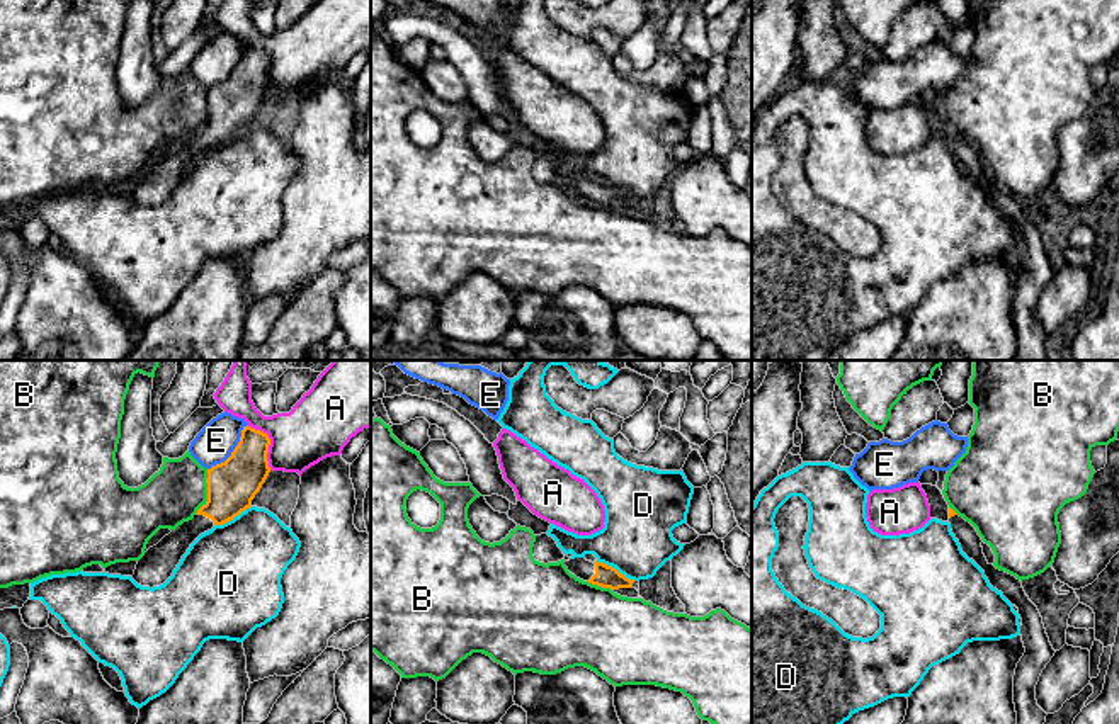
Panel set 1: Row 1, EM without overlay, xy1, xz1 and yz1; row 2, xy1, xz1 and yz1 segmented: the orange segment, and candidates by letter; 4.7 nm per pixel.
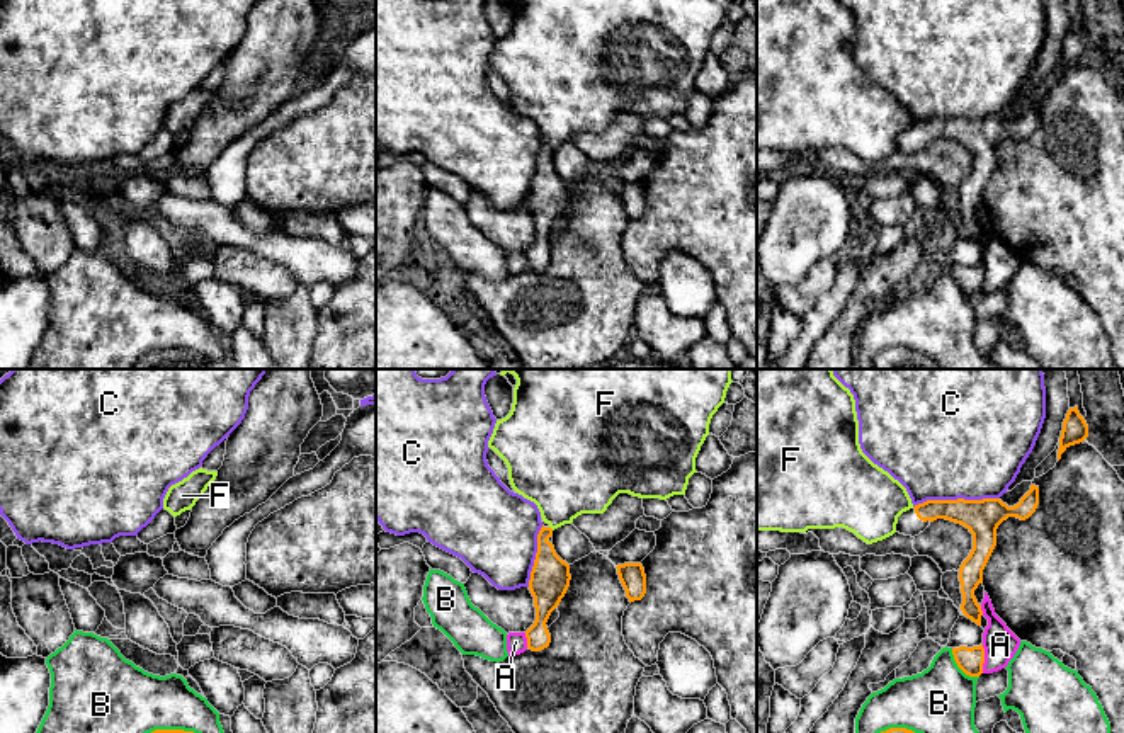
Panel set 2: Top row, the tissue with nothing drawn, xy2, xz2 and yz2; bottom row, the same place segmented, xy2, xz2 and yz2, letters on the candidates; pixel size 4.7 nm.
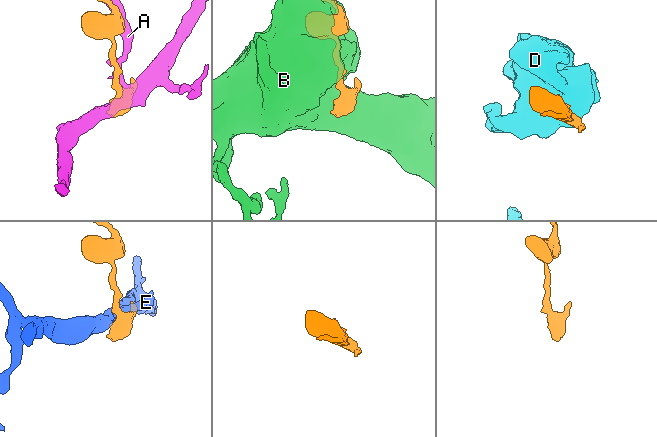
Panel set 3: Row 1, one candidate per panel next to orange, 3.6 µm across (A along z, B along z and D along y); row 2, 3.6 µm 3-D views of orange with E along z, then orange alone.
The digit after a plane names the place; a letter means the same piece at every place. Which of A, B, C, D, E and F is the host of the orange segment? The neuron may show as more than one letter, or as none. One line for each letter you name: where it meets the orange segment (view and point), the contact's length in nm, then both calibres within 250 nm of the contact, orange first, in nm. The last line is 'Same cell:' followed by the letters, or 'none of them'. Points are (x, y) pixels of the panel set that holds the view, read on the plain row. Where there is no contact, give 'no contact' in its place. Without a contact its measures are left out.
Same cell: none of them

